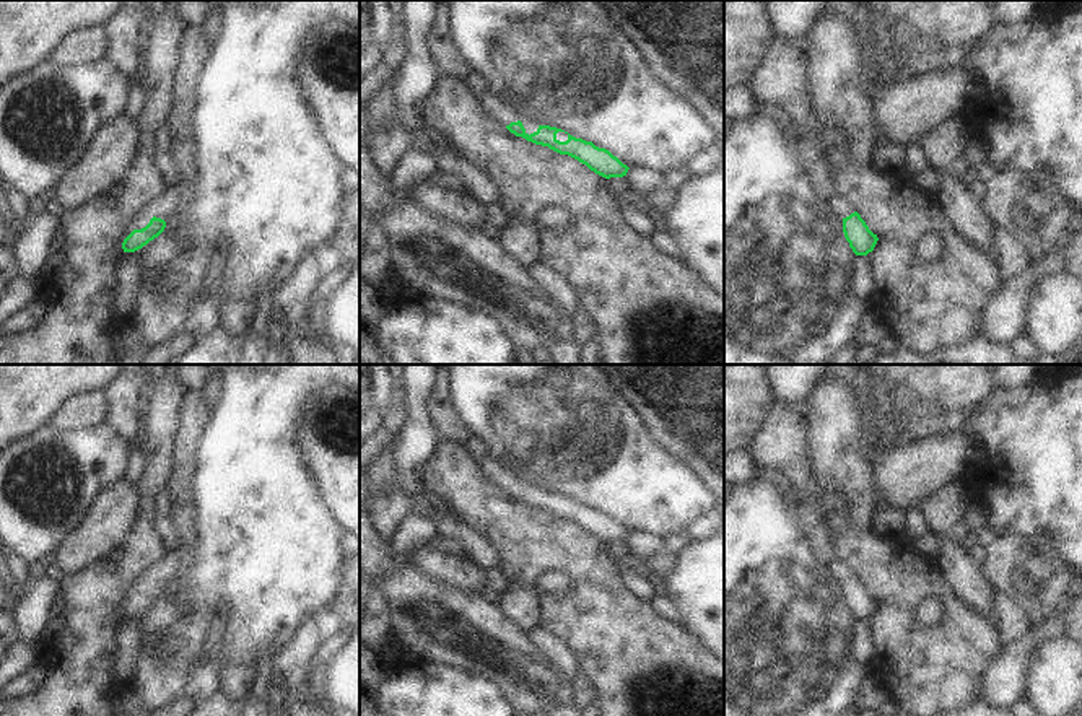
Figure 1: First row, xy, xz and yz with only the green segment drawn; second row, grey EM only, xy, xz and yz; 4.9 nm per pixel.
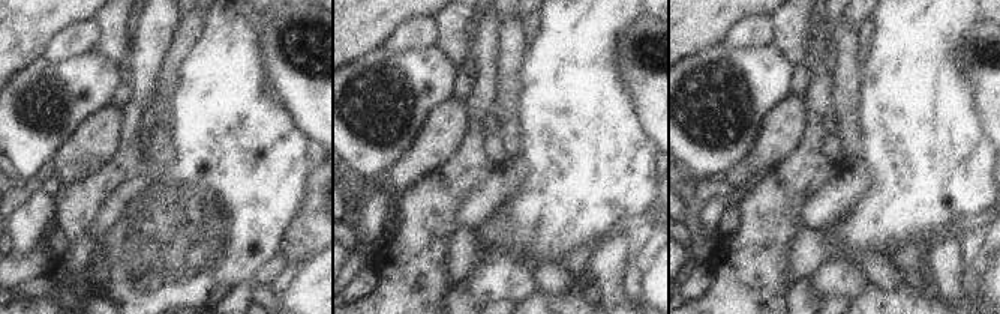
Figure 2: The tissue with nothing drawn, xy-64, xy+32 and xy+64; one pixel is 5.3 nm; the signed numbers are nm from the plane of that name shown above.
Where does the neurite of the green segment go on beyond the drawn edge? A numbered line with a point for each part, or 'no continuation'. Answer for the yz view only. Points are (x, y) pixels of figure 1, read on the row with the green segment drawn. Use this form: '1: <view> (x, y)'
1: yz (837, 202)

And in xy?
1: xy (163, 207)

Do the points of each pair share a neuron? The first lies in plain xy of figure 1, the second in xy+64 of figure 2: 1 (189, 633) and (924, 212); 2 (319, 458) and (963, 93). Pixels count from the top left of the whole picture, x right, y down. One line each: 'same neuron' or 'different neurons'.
1: same neuron
2: different neurons

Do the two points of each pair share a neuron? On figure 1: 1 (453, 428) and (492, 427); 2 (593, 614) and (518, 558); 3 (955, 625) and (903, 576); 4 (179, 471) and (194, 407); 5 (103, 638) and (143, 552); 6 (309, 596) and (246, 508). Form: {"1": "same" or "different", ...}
{"1": "different", "2": "same", "3": "same", "4": "same", "5": "same", "6": "same"}

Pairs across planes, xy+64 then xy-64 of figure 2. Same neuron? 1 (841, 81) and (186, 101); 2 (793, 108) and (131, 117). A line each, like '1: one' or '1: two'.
1: two
2: two

